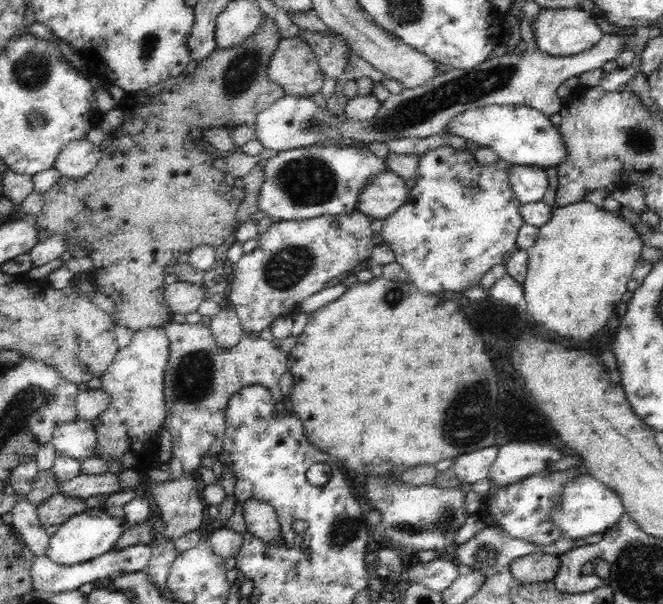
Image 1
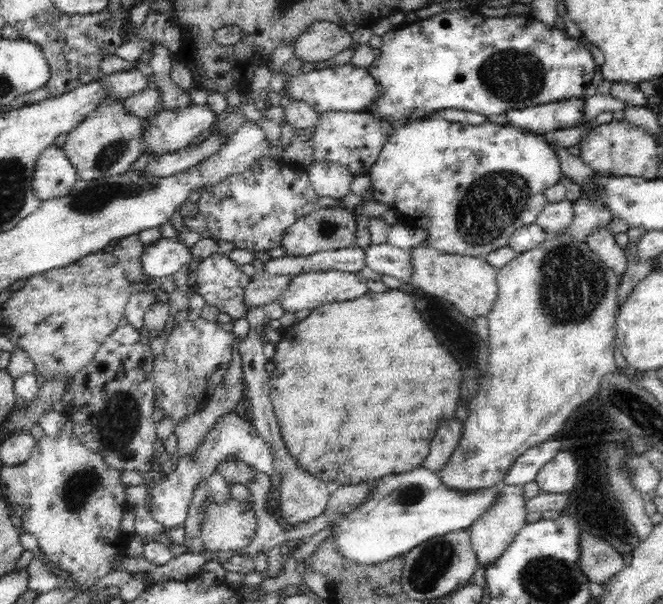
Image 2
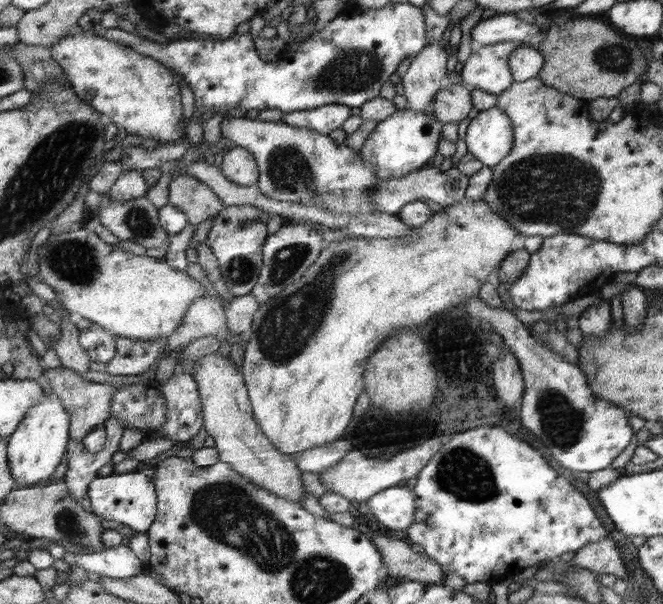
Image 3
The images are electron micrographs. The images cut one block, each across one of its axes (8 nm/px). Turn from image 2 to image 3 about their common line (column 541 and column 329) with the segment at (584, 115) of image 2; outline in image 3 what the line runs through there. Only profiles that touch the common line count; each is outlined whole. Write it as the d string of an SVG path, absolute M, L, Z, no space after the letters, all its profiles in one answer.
M331 104L314 110L284 113L283 122L296 128L310 129L327 135L340 128L352 116L349 106Z

